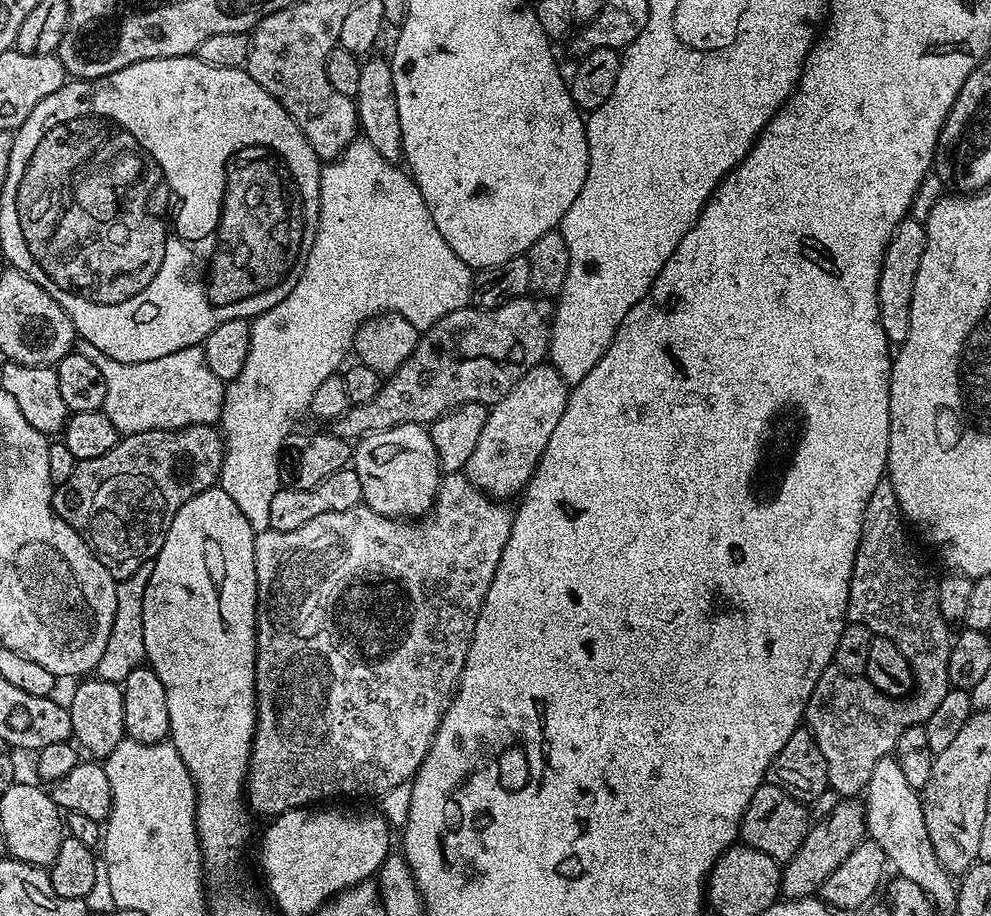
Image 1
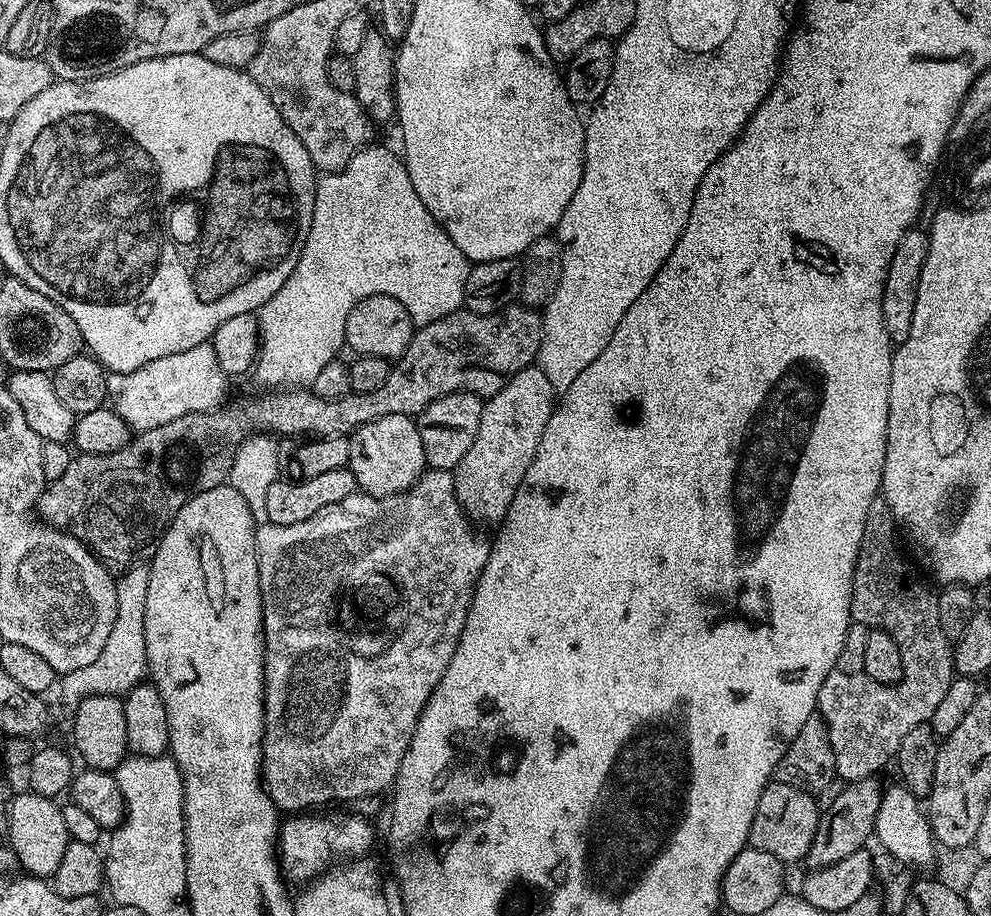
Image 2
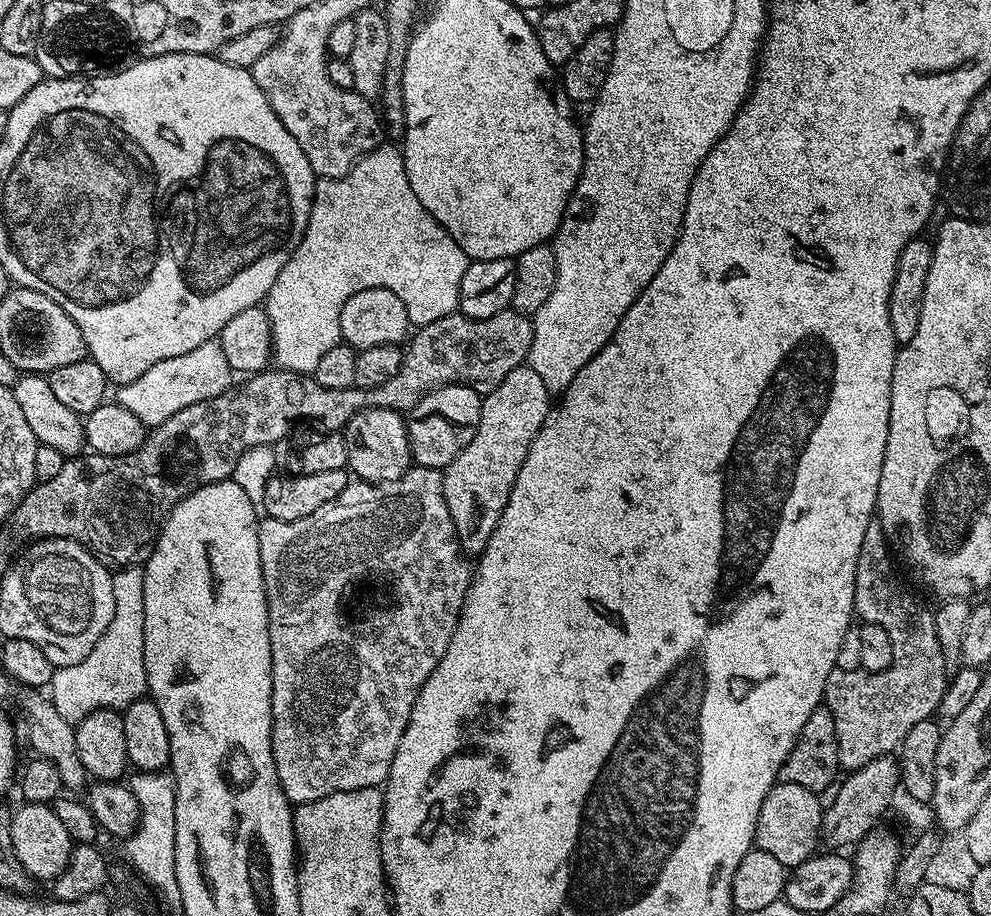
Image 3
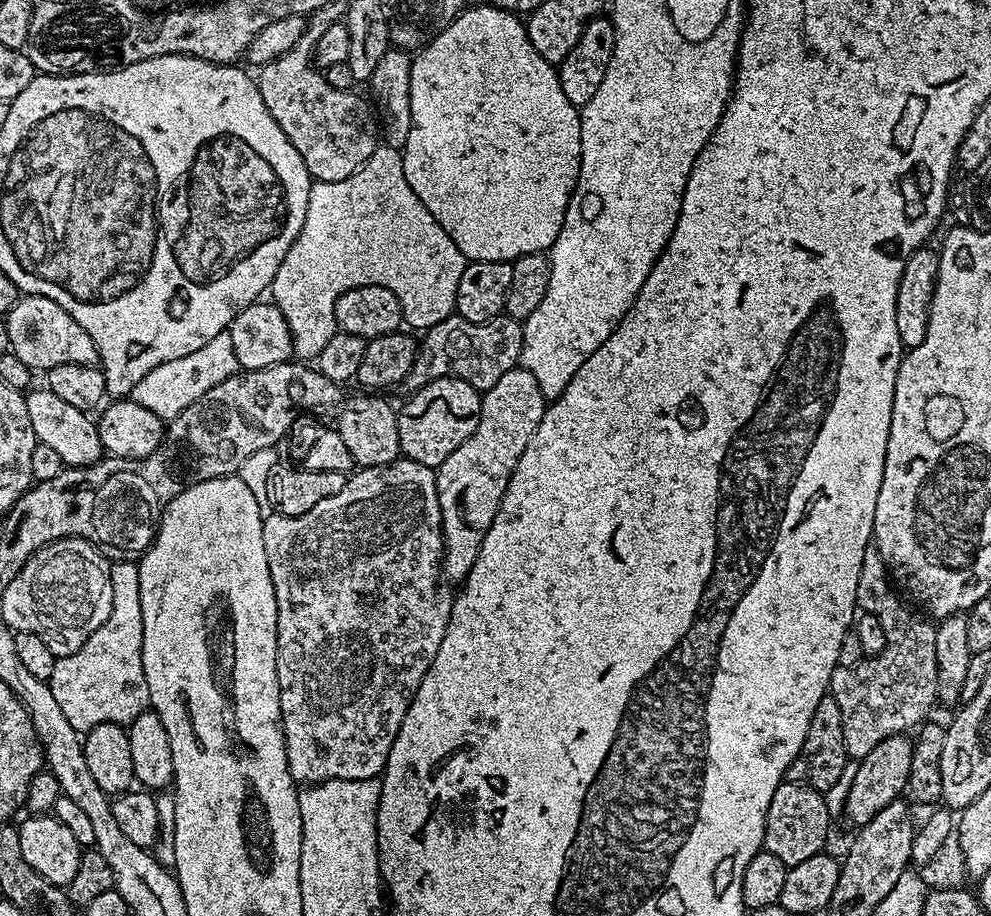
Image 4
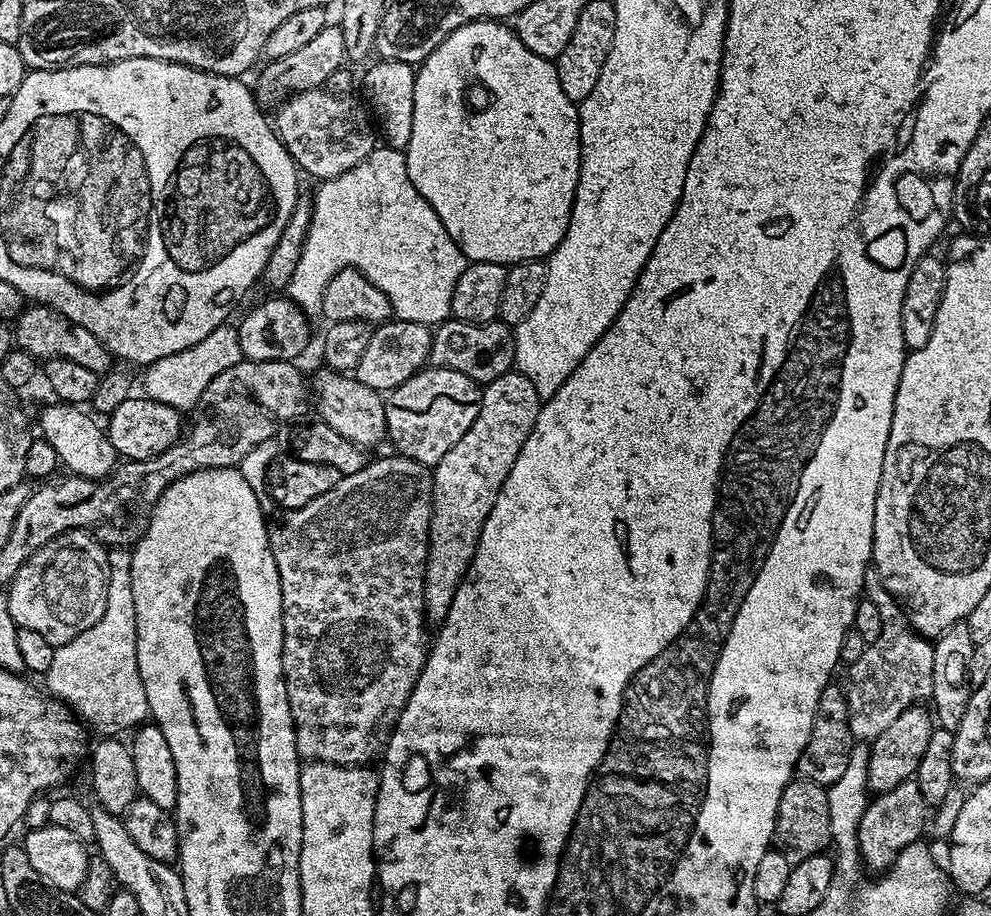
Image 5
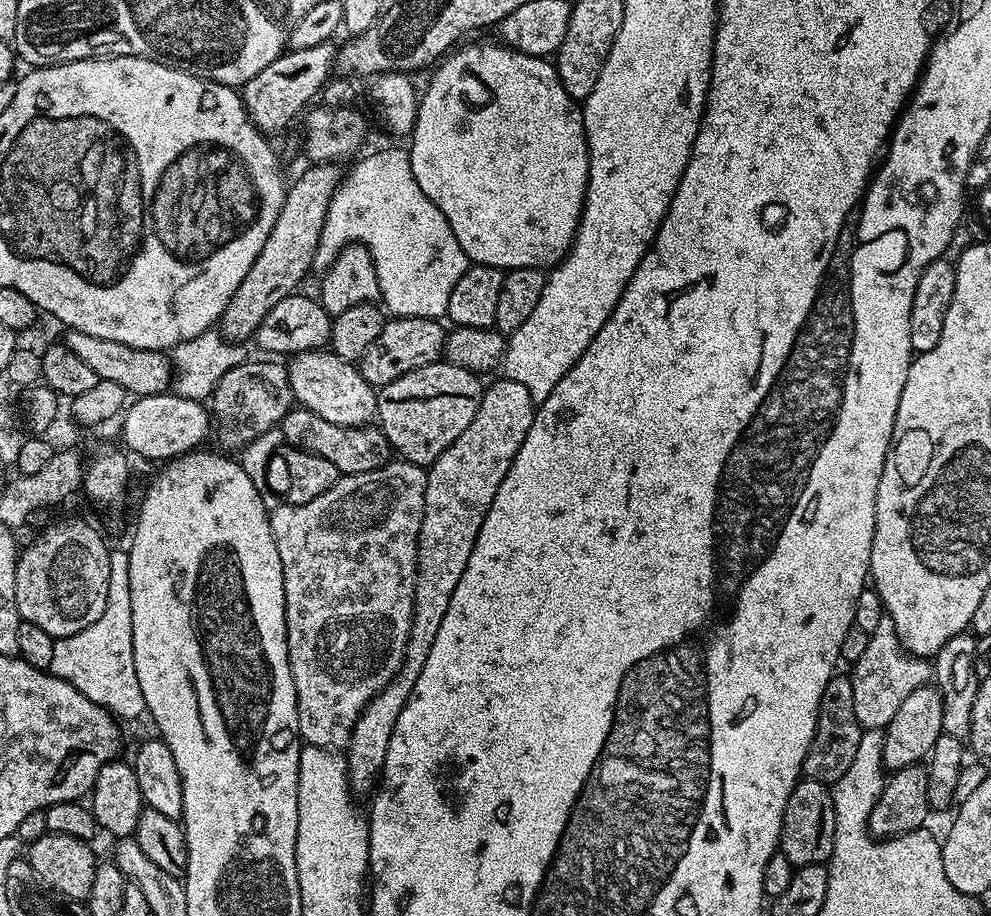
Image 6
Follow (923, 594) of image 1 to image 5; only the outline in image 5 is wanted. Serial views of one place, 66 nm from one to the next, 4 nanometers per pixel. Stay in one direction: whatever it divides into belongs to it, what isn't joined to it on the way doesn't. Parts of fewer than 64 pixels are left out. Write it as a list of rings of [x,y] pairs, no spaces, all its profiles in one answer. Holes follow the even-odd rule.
[[[869,571],[865,576],[864,592],[866,598],[878,606],[878,614],[882,614],[882,634],[878,642],[865,647],[858,662],[847,665],[848,684],[845,683],[843,689],[853,737],[860,742],[871,742],[898,719],[898,714],[931,697],[934,650],[933,641],[921,636],[909,624],[900,601],[884,589],[884,581],[876,571]]]

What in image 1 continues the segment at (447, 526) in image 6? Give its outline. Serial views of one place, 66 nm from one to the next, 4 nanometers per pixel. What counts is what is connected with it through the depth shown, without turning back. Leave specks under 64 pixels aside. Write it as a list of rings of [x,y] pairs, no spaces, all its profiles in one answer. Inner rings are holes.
[[[550,362],[526,370],[510,394],[489,407],[478,446],[474,446],[470,462],[462,469],[468,481],[497,502],[511,501],[511,496],[519,497],[528,487],[546,450],[546,442],[550,442],[550,434],[558,427],[558,418],[562,418],[562,410],[566,410],[569,391],[570,385]]]

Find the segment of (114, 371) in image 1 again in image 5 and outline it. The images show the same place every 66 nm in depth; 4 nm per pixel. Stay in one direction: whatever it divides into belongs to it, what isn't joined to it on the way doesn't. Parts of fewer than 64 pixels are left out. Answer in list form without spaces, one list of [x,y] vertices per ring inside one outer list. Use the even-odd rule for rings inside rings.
[[[225,322],[219,328],[210,330],[210,334],[202,338],[202,342],[147,365],[143,371],[145,372],[143,395],[147,399],[157,400],[171,408],[195,409],[196,403],[202,398],[202,390],[206,390],[206,386],[210,386],[210,382],[214,382],[214,378],[218,378],[222,370],[230,370],[230,366],[244,359],[240,333],[230,325],[231,323]]]

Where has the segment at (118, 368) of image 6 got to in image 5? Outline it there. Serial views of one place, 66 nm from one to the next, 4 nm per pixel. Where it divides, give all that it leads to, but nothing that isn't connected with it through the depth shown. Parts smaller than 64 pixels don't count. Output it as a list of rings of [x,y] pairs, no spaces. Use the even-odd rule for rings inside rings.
[[[47,306],[25,307],[23,314],[16,317],[14,344],[15,347],[26,350],[36,357],[37,361],[70,358],[70,362],[78,362],[81,366],[86,366],[86,370],[97,374],[107,373],[109,371],[107,368],[114,364],[112,353],[98,337],[90,334],[90,330],[86,330],[86,326],[78,326],[78,322]]]

